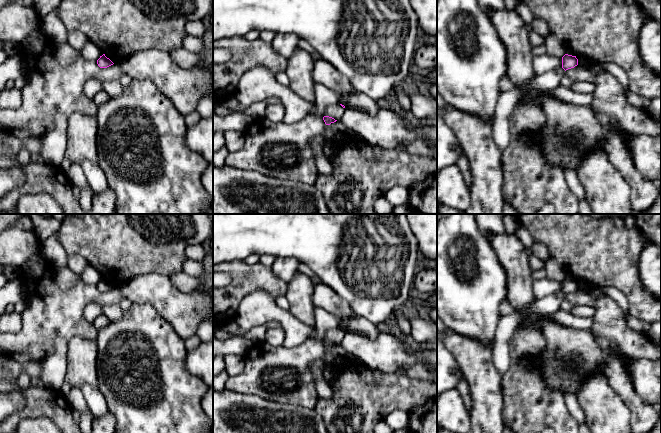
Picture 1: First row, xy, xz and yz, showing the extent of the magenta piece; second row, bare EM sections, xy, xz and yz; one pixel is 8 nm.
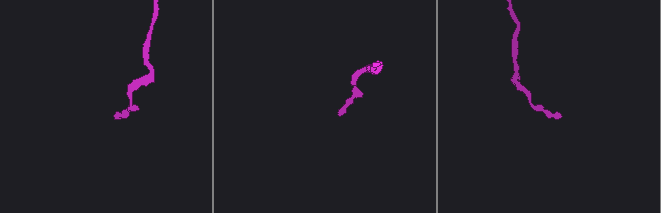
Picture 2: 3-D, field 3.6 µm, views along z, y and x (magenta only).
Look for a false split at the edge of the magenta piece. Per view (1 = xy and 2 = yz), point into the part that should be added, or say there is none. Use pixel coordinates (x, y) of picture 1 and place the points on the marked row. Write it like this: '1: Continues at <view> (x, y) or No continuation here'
1: No continuation here
2: No continuation here

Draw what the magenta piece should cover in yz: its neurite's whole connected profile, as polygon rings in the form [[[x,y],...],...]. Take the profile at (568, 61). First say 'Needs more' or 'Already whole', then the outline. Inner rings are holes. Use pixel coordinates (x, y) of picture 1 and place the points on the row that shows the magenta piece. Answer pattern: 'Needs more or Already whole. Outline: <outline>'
Already whole. Outline: [[[565,54],[562,57],[562,68],[565,71],[574,68],[577,65],[578,65],[578,59],[576,58],[576,56]]]

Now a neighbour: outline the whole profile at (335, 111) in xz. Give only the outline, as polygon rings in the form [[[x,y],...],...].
[[[339,103],[331,104],[326,107],[324,116],[329,116],[339,121],[344,113],[345,108],[343,108]]]

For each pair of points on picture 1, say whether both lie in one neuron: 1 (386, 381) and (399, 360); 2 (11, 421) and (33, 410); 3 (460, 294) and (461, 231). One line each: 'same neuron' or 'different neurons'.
1: different neurons
2: same neuron
3: same neuron

